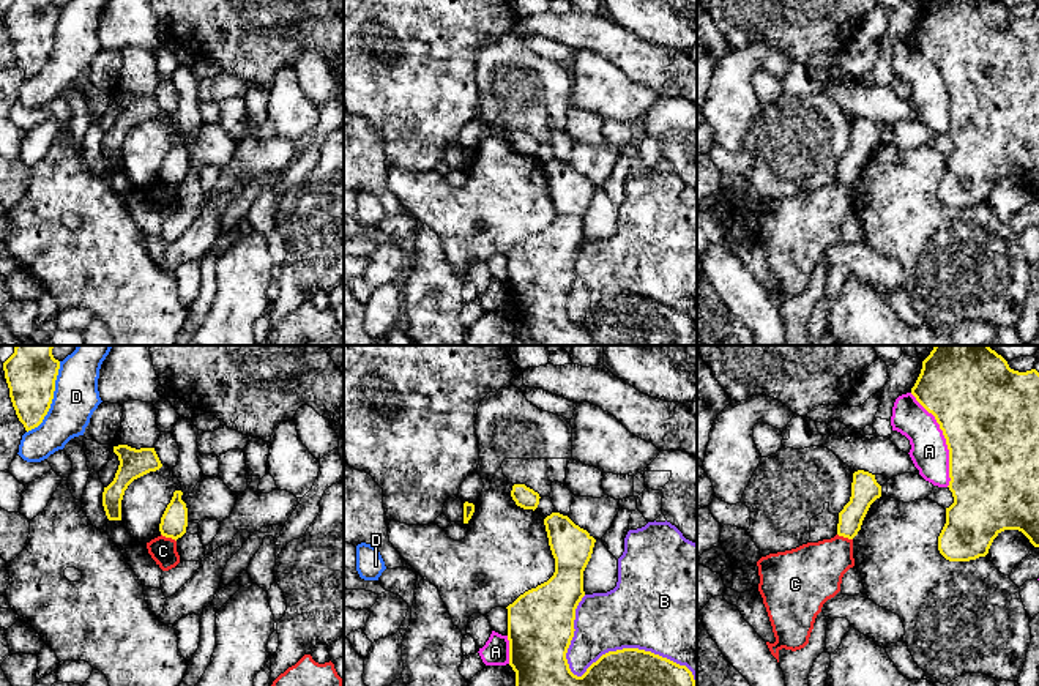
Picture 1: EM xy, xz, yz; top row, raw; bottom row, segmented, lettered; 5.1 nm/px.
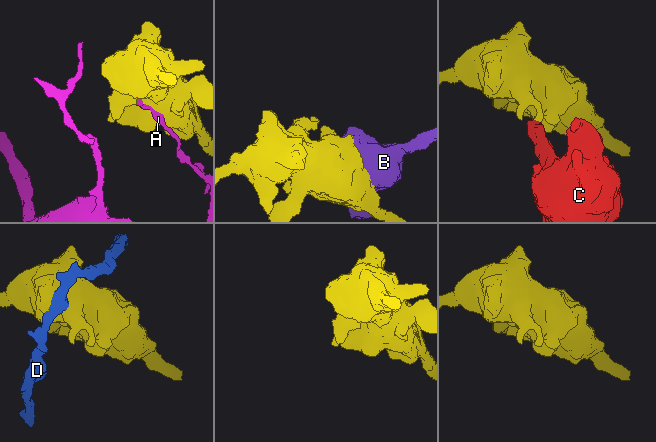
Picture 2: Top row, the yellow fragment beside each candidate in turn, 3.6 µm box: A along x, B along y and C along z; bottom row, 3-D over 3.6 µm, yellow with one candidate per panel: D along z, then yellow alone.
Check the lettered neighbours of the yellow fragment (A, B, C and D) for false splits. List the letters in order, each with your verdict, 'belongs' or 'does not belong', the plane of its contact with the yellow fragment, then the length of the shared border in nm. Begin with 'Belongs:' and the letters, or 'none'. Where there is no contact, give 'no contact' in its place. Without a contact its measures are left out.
Belongs: none
A: does not belong | yz | 500 nm
B: does not belong | xz | 750 nm
C: does not belong | xy | 90 nm
D: does not belong | xy | 400 nm

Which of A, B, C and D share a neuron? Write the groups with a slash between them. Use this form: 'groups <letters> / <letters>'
groups A / B / C / D

